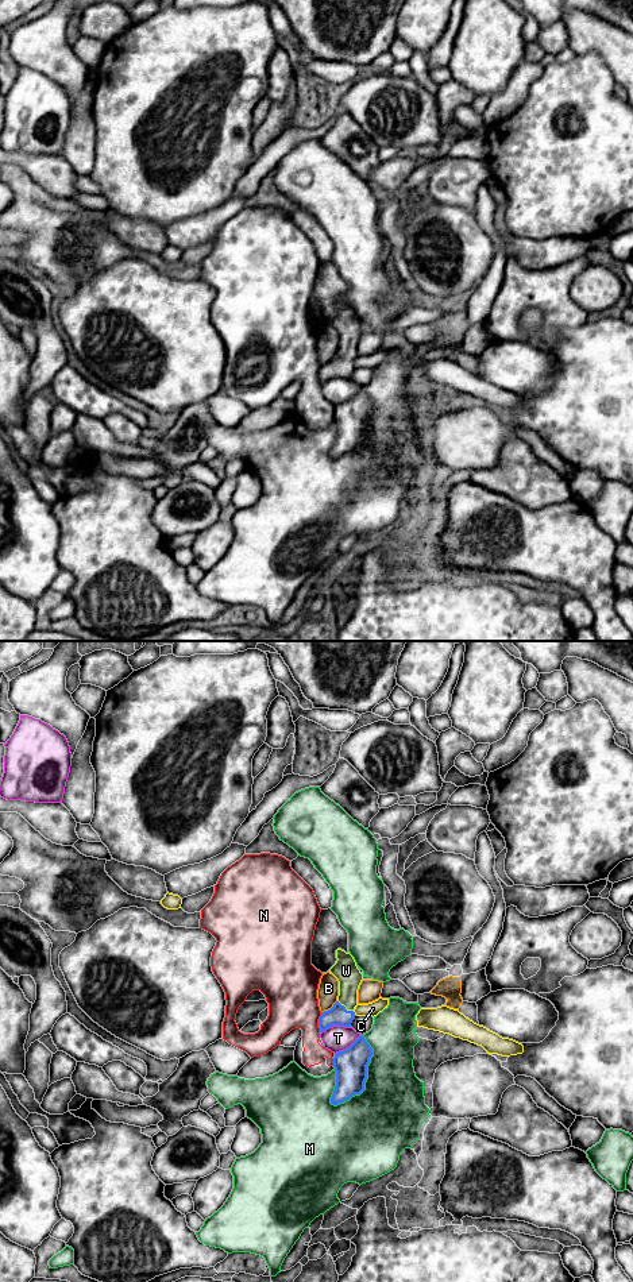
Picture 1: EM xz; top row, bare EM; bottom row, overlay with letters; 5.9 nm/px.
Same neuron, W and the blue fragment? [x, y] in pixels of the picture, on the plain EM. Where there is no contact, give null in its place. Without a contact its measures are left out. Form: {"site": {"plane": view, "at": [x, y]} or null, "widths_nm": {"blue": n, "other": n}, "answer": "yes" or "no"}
{"site": {"plane": "xz", "at": [344, 360]}, "widths_nm": {"blue": 120, "other": 140}, "answer": "yes"}

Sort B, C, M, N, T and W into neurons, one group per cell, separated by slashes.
B / C / M / N / T / W

